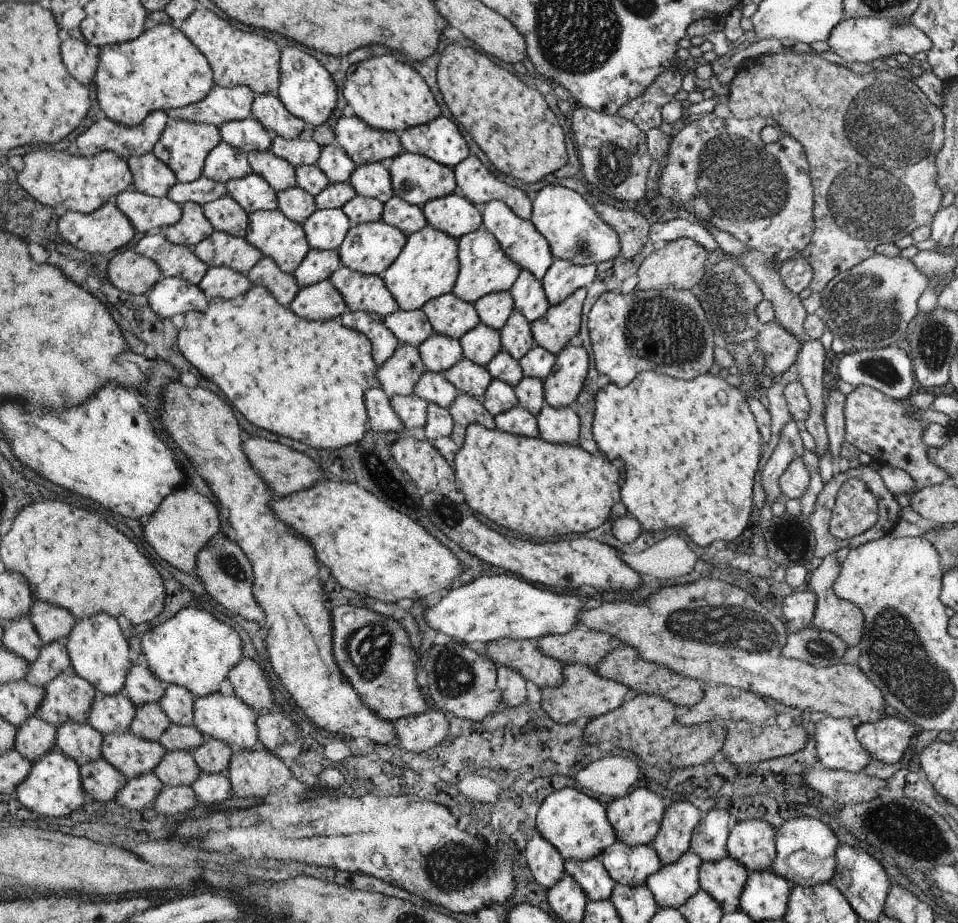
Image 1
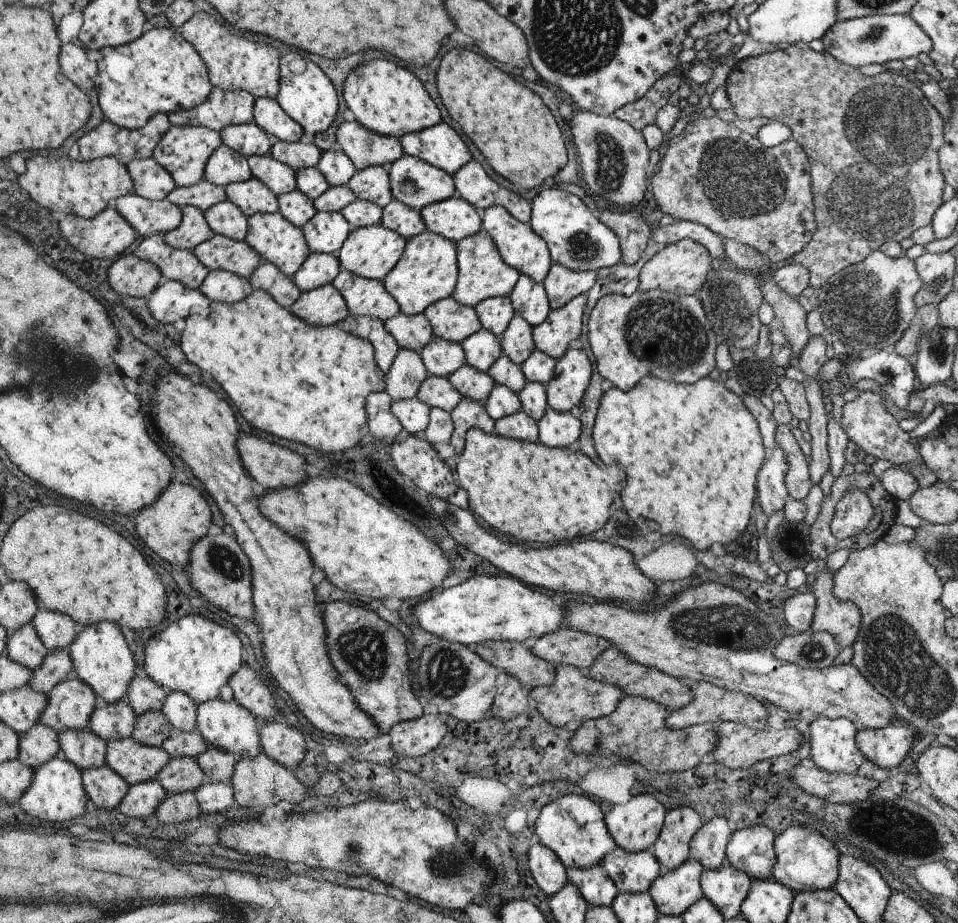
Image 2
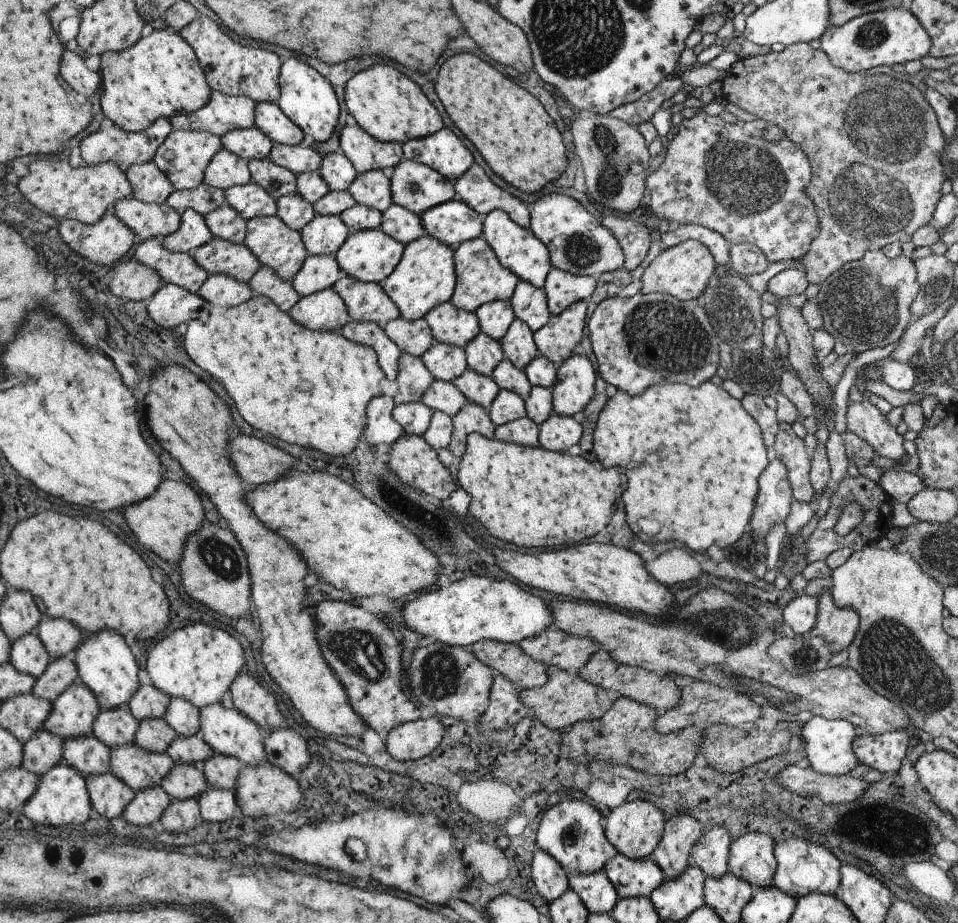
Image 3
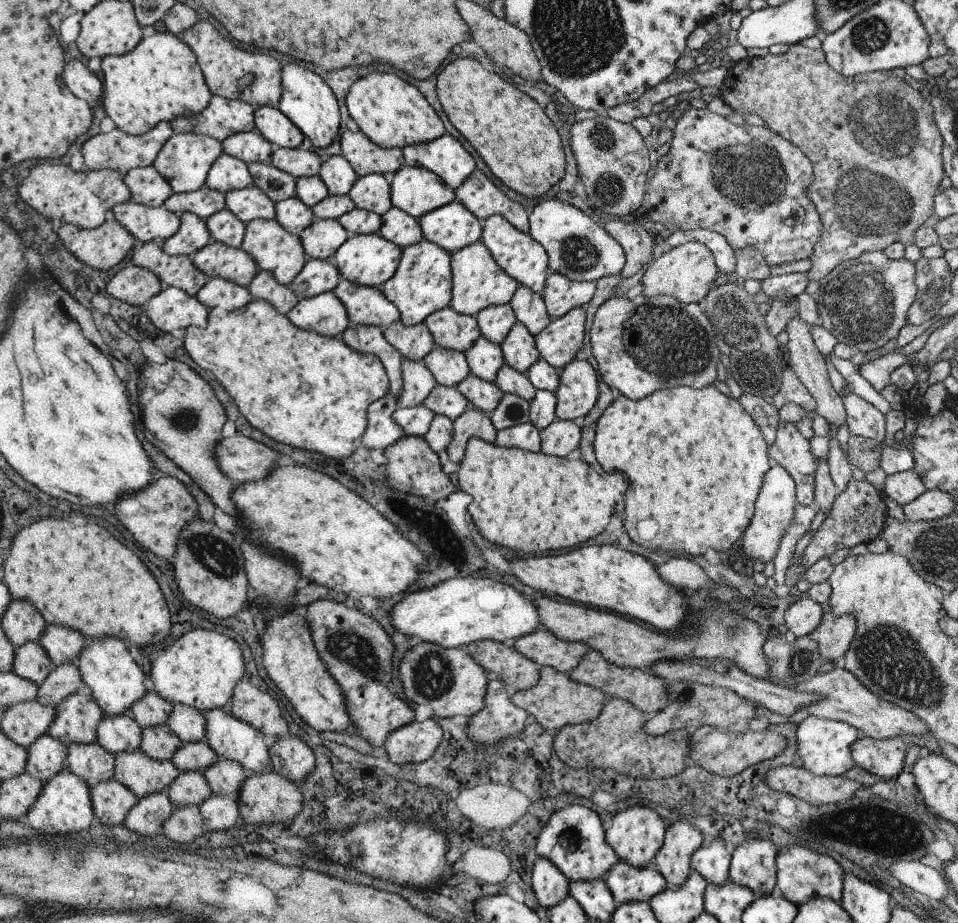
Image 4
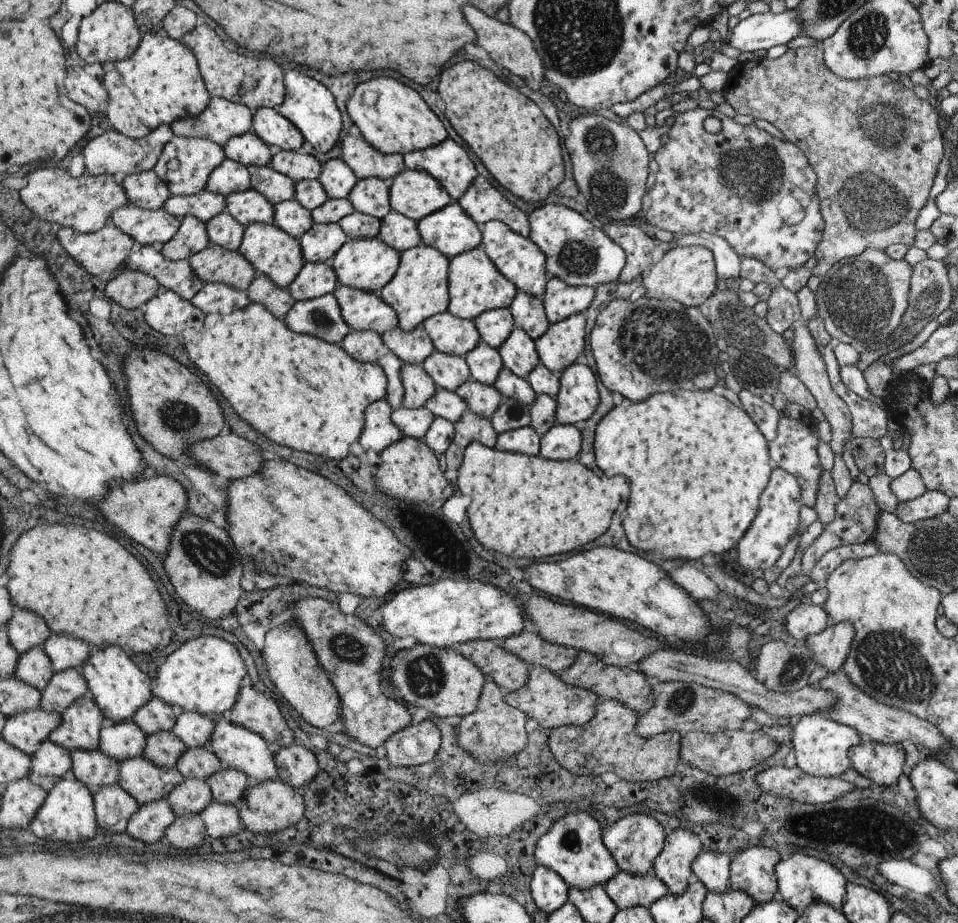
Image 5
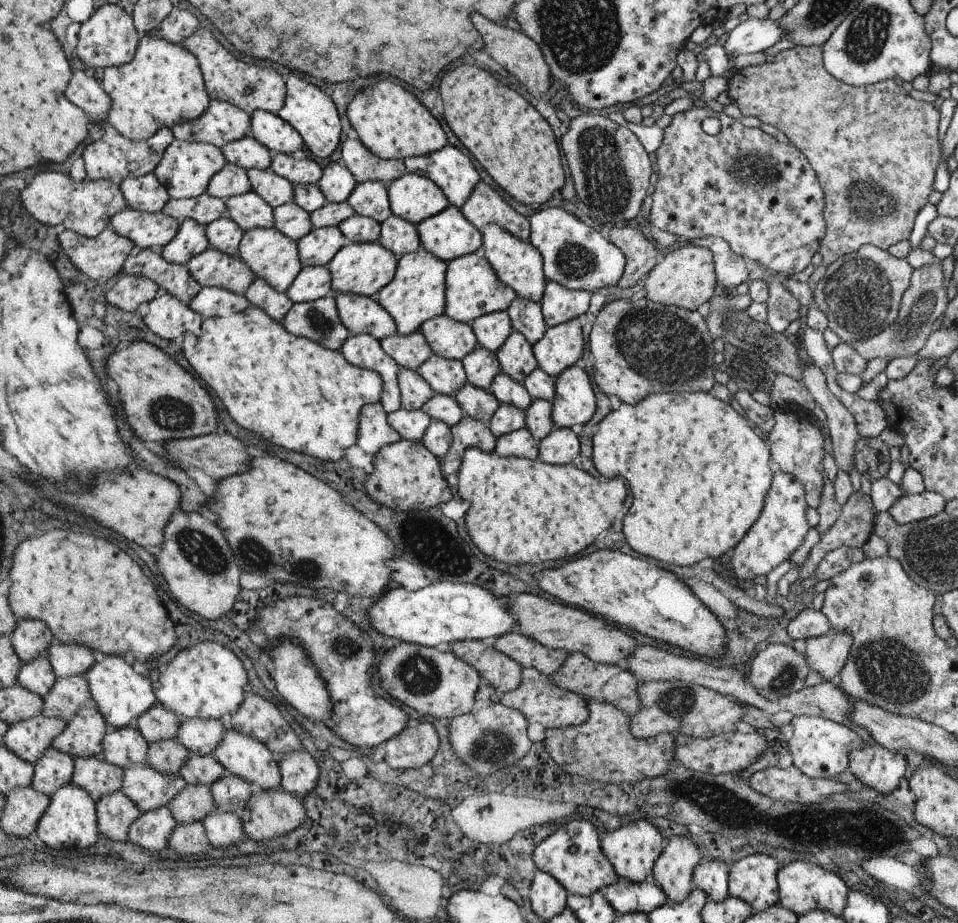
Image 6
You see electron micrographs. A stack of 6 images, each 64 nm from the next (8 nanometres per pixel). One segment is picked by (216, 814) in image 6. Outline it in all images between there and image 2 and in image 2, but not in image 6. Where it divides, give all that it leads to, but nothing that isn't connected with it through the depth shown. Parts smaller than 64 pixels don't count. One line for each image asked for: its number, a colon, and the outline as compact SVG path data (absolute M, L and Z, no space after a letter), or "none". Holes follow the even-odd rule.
2: M205 780L197 790L193 790L195 798L197 798L197 804L199 804L199 810L201 812L225 812L231 802L235 800L233 798L233 786L229 786L227 782L209 782Z
3: M207 786L207 790L199 794L195 800L197 800L197 808L201 812L203 822L207 824L209 822L221 824L223 820L229 824L229 818L237 804L237 796L233 790L217 790L211 786Z
4: M211 792L211 796L207 796L207 800L203 800L199 804L199 812L205 824L205 830L223 830L235 824L237 814L239 814L239 804L237 804L239 796L237 794L229 794L229 796L217 796Z
5: M211 802L205 810L199 812L205 832L209 838L225 838L237 834L239 830L239 806Z

